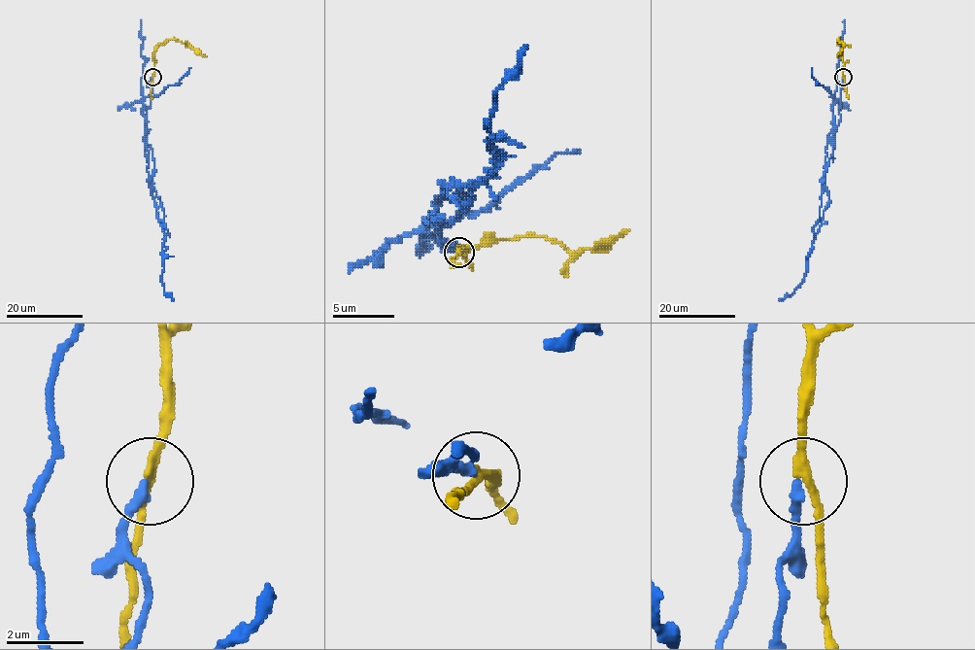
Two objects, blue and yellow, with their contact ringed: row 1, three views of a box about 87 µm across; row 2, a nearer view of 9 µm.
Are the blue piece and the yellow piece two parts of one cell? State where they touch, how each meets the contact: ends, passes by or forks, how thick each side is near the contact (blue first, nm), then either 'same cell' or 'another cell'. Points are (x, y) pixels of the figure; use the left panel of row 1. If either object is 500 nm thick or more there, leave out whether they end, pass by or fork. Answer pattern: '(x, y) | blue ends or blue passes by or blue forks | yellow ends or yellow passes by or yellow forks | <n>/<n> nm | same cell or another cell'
(152, 77) | blue ends | yellow passes by | 280/220 nm | another cell

